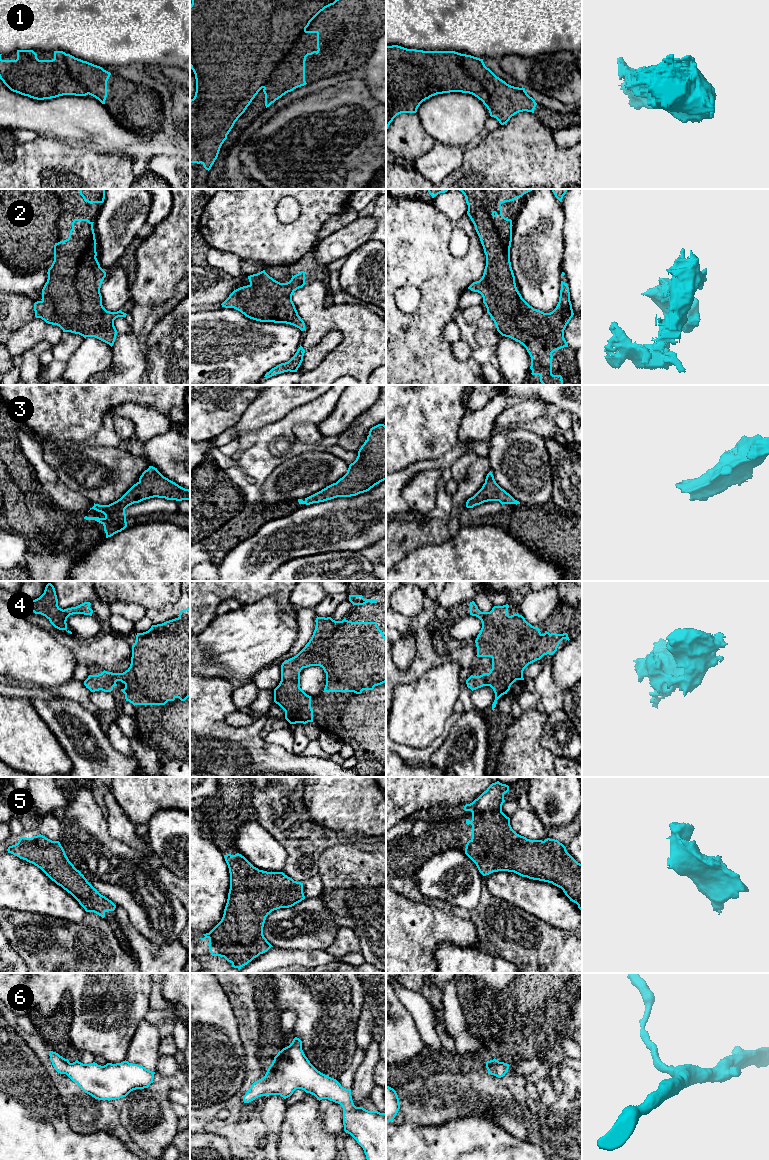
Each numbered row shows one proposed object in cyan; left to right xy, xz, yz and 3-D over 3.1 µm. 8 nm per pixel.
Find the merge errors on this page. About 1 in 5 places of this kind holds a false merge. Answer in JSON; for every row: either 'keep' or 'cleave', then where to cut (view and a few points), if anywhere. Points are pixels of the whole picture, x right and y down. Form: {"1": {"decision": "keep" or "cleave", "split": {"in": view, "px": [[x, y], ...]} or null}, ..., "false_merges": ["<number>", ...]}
{"1": {"decision": "cleave", "split": {"in": "xz", "px": [[305, 29], [263, 87]]}}, "2": {"decision": "keep", "split": null}, "3": {"decision": "keep", "split": null}, "4": {"decision": "keep", "split": null}, "5": {"decision": "keep", "split": null}, "6": {"decision": "keep", "split": null}, "false_merges": ["1"]}

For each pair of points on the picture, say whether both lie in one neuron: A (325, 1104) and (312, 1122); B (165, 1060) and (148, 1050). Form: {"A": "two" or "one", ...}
{"A": "two", "B": "two"}

